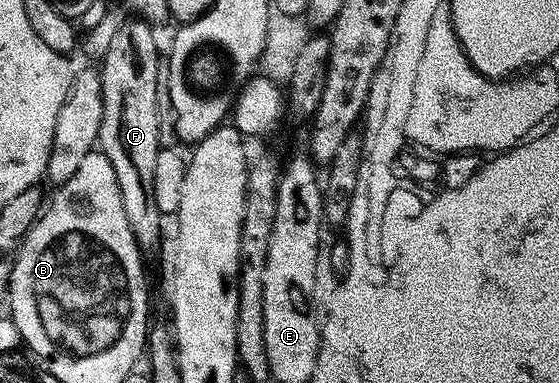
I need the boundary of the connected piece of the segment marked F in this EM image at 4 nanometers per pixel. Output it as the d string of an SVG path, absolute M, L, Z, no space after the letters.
M133 19L123 26L119 35L112 40L111 51L108 51L100 66L103 83L103 127L101 128L100 152L115 167L117 182L121 184L123 207L127 211L127 223L135 235L142 250L149 251L161 241L161 221L163 215L155 203L155 163L159 159L163 142L161 142L161 113L157 110L157 92L163 89L163 57L157 54L157 37L149 30L150 22L145 19Z

